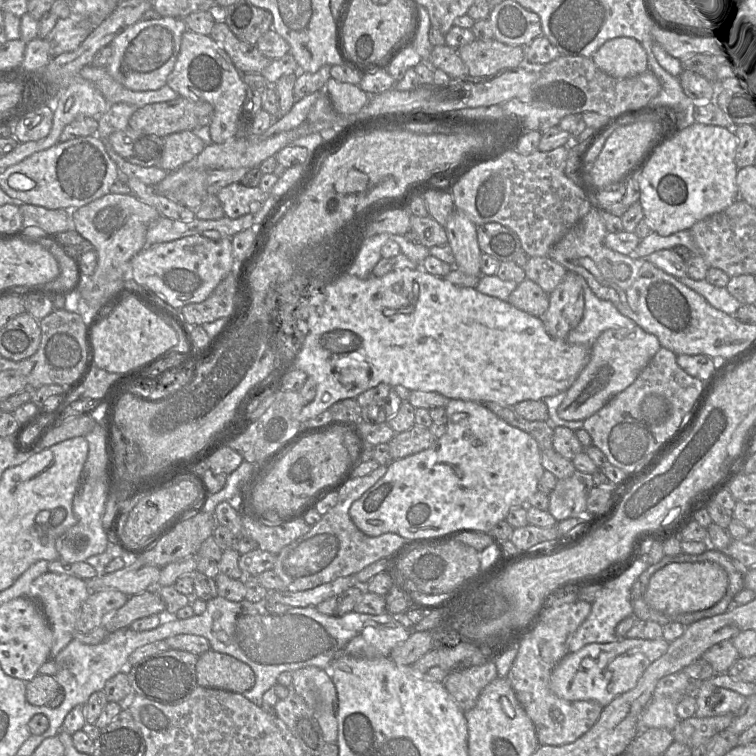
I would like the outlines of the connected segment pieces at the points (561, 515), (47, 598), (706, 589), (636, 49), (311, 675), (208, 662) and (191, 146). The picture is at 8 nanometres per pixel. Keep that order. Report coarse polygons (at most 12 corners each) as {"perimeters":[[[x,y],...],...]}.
{"perimeters":[[[576,470],[548,495],[558,522],[588,517],[592,474]],[[50,571],[30,585],[53,632],[50,659],[74,639],[86,580]],[[710,562],[671,563],[644,600],[676,616],[712,607],[728,575]],[[634,38],[610,39],[591,58],[602,71],[630,78],[648,70]],[[324,669],[292,672],[291,686],[327,743],[338,738],[338,695]],[[199,655],[198,686],[240,694],[255,684],[248,664]],[[190,130],[163,139],[159,167],[177,170],[200,154],[204,142]]]}

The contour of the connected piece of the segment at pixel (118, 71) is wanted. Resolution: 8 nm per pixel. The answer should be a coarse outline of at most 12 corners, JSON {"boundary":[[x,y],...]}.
{"boundary":[[183,18],[137,22],[111,42],[109,75],[158,90],[177,60]]}

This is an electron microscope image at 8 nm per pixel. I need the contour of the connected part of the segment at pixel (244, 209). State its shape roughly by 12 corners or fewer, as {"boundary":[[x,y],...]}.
{"boundary":[[232,183],[218,191],[225,216],[250,213],[268,194],[259,187]]}

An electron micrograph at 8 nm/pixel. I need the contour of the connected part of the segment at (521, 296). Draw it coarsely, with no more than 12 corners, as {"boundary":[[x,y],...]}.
{"boundary":[[524,280],[507,300],[536,317],[549,308],[549,294]]}

